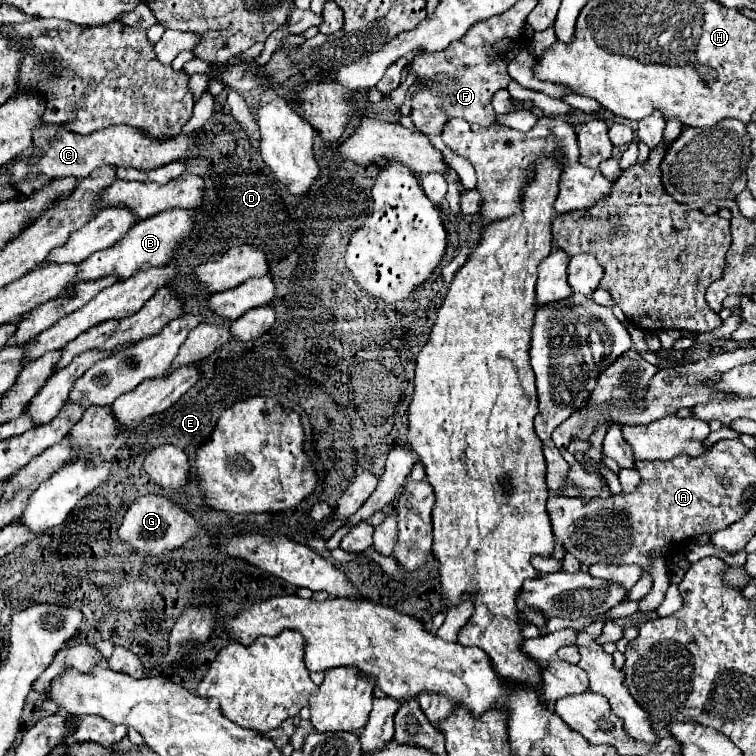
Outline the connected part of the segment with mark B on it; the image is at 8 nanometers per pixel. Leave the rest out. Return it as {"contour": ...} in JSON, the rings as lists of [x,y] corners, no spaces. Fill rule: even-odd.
{"contour":[[[173,208],[173,210],[161,212],[159,216],[151,216],[149,220],[141,220],[141,222],[133,224],[133,228],[113,248],[107,248],[107,250],[101,250],[101,252],[95,252],[93,256],[89,256],[89,260],[85,260],[79,266],[75,280],[71,284],[67,284],[65,290],[69,292],[79,282],[91,282],[91,280],[99,280],[105,276],[115,276],[117,280],[127,280],[147,268],[163,266],[173,256],[173,250],[177,250],[179,246],[183,246],[187,242],[191,228],[193,228],[193,212],[191,210]]]}

